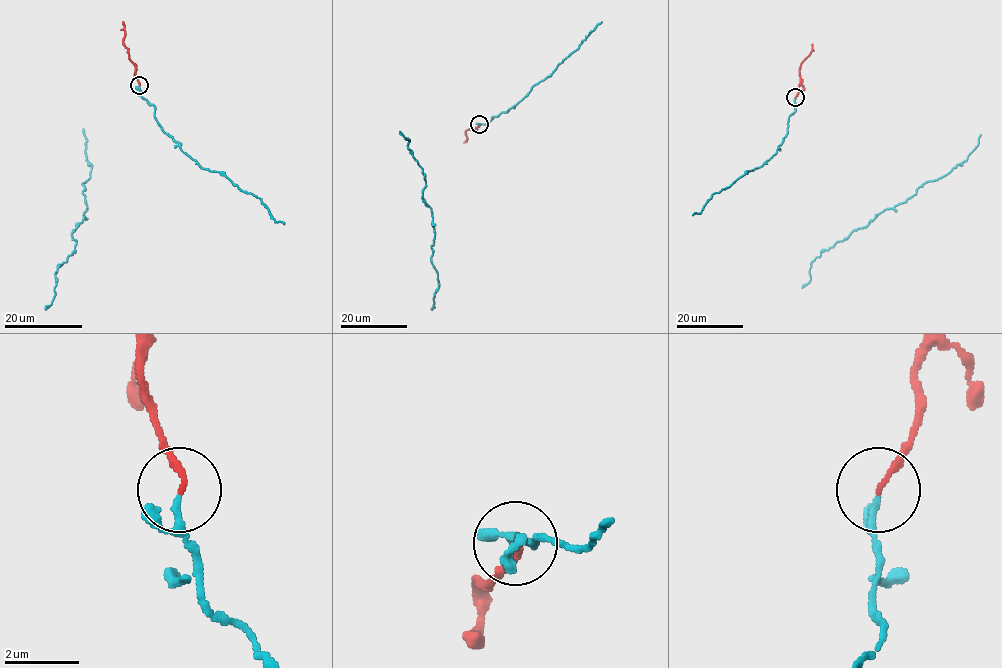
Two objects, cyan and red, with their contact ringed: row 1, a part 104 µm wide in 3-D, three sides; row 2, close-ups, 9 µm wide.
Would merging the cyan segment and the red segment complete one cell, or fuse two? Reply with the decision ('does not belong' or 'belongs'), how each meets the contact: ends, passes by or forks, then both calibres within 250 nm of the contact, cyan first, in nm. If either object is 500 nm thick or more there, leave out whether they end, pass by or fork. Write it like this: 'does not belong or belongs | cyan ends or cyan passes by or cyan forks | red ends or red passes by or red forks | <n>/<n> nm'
belongs | cyan passes by | red ends | 120/140 nm

